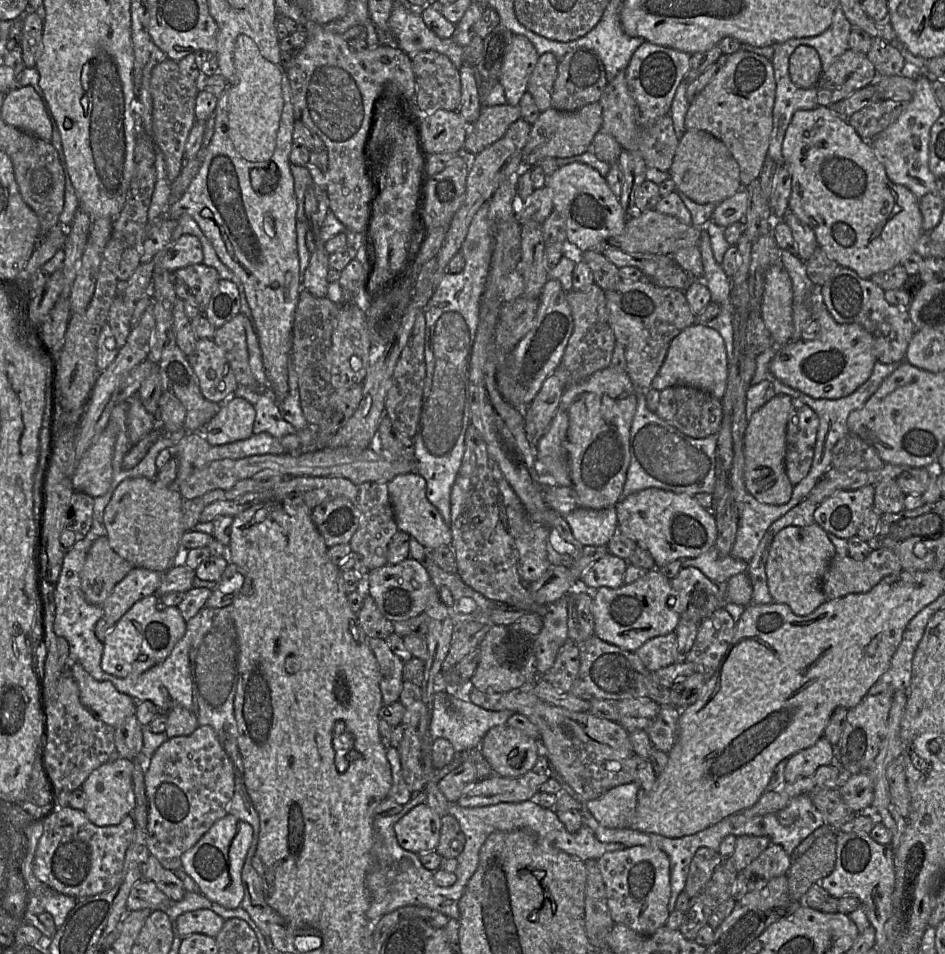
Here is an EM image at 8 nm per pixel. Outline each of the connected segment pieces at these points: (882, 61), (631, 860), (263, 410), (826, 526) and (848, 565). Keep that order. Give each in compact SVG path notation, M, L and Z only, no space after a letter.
M874 37L867 53L878 76L902 74L905 58L902 52L883 38Z
M633 846L606 852L597 863L605 885L607 906L615 924L623 924L642 936L650 936L666 924L671 896L670 861L666 853L656 848Z
M239 385L233 395L246 399L254 407L254 434L268 433L279 440L286 435L297 433L297 430L282 417L278 402L270 389L267 392L256 392Z
M875 485L840 490L817 505L814 522L827 533L849 539L857 535L866 514L873 509Z
M884 547L872 550L863 561L836 554L823 576L822 591L827 600L866 593L886 576L901 570L898 556Z

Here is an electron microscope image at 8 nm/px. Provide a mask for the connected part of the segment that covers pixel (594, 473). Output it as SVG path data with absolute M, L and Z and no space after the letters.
M611 365L586 380L568 385L548 429L536 444L535 468L541 486L572 488L577 495L578 508L599 510L615 507L622 498L630 464L630 429L637 408L638 393L627 371L617 370Z

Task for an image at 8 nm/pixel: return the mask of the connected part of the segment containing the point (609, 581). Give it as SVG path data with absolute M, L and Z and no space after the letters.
M610 552L590 566L581 576L582 587L594 591L601 587L619 588L629 563Z

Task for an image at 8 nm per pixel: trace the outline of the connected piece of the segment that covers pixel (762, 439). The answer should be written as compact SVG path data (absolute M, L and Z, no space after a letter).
M775 395L748 420L743 442L743 478L747 491L761 503L782 505L792 495L793 485L785 471L786 426L791 405L790 396Z

